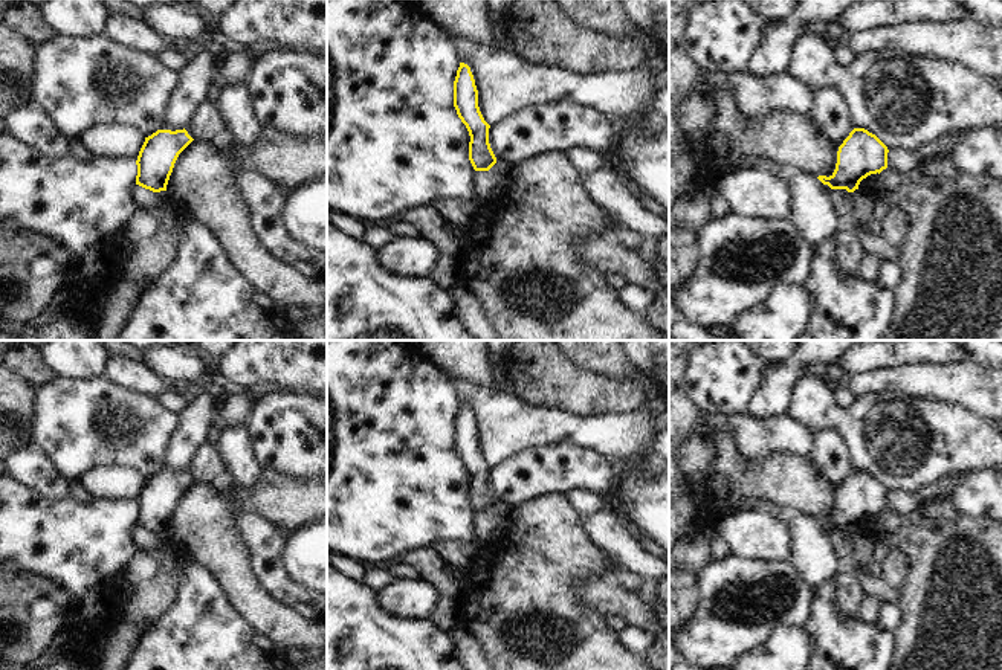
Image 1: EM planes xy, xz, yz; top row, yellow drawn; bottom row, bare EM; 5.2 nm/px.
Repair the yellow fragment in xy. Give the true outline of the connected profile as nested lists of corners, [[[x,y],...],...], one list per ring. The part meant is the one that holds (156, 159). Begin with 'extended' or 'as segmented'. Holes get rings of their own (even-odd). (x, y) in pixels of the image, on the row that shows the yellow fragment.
as segmented; [[[157,130],[145,137],[136,165],[136,185],[153,192],[166,191],[170,176],[179,154],[194,139],[183,130]]]

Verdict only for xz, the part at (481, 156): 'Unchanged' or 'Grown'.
Unchanged

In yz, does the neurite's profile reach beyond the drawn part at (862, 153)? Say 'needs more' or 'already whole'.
already whole

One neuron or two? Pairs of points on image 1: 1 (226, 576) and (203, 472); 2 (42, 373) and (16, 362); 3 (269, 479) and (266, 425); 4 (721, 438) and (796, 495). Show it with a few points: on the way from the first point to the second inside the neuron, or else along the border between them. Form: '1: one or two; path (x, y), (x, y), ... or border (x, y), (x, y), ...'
1: two; border (194, 481), (210, 486), (231, 512)
2: one; path (35, 373), (22, 362)
3: two; border (261, 470), (274, 470), (304, 479)
4: one; path (732, 460), (753, 481), (775, 481)

